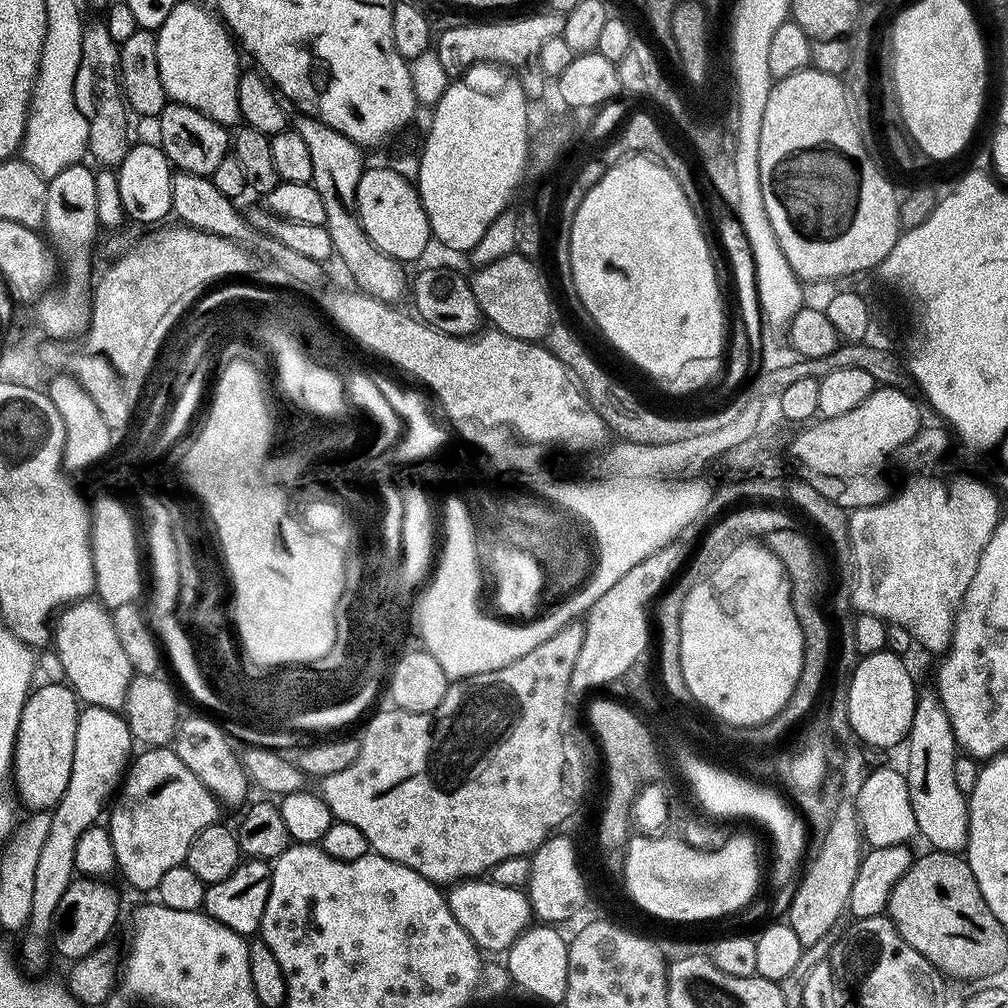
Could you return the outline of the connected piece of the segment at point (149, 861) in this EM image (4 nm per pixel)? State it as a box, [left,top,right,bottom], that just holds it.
[106,747,222,892]

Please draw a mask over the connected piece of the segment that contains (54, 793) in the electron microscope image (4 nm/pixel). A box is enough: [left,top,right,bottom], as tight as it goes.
[12,683,80,812]

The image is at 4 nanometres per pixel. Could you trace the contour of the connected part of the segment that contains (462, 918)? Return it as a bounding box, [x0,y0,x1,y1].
[446,878,533,953]

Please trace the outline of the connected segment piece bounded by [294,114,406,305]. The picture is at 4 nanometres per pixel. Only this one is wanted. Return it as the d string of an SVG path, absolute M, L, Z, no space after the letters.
M297 115L294 130L310 146L310 166L312 167L312 184L322 194L322 206L326 206L326 218L324 227L330 234L330 240L335 255L340 256L342 263L348 267L352 280L359 291L375 300L383 300L386 304L395 305L396 299L406 292L406 276L404 280L405 265L386 255L360 228L360 222L356 219L354 205L358 182L362 178L366 167L365 149L356 144L346 134L338 134L330 126L326 126L314 116Z

